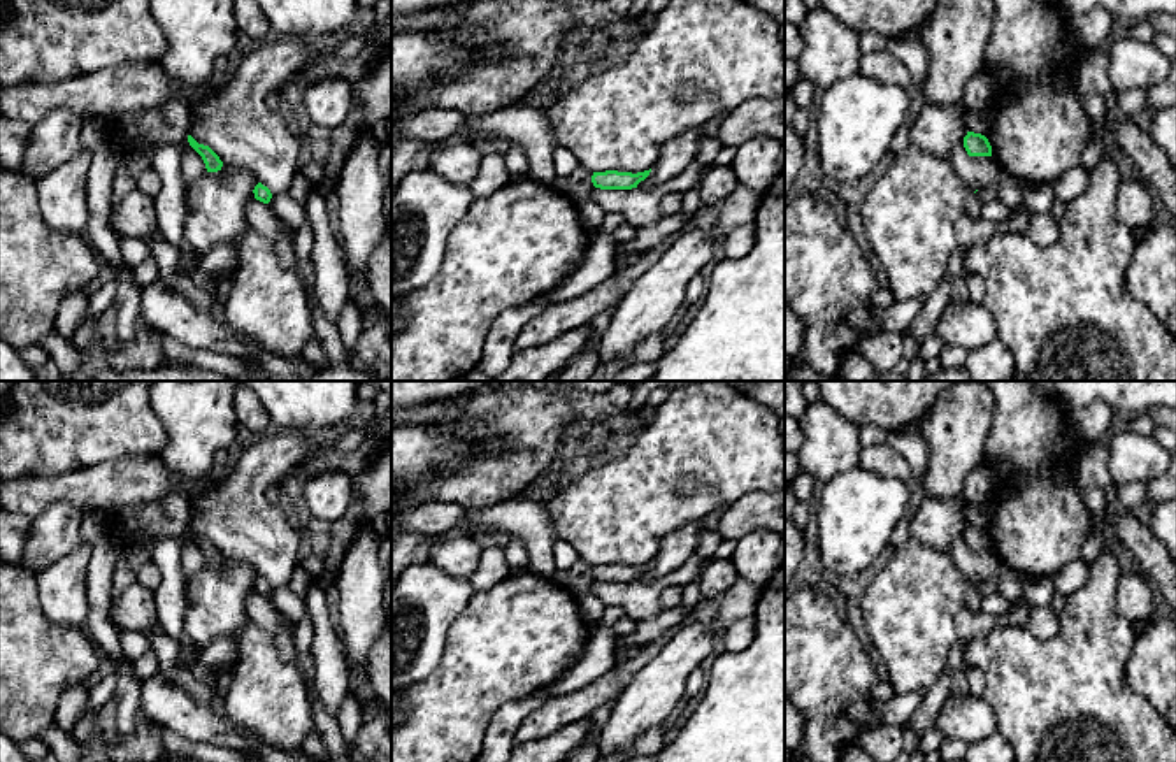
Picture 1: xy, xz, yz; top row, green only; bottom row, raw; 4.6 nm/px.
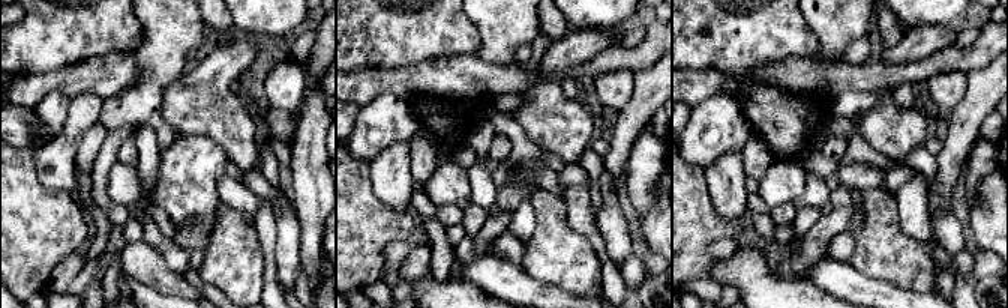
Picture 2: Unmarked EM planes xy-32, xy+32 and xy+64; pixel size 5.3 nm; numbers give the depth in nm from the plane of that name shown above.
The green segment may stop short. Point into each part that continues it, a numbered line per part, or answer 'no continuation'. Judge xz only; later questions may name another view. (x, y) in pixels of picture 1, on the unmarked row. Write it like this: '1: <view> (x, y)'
no continuation

